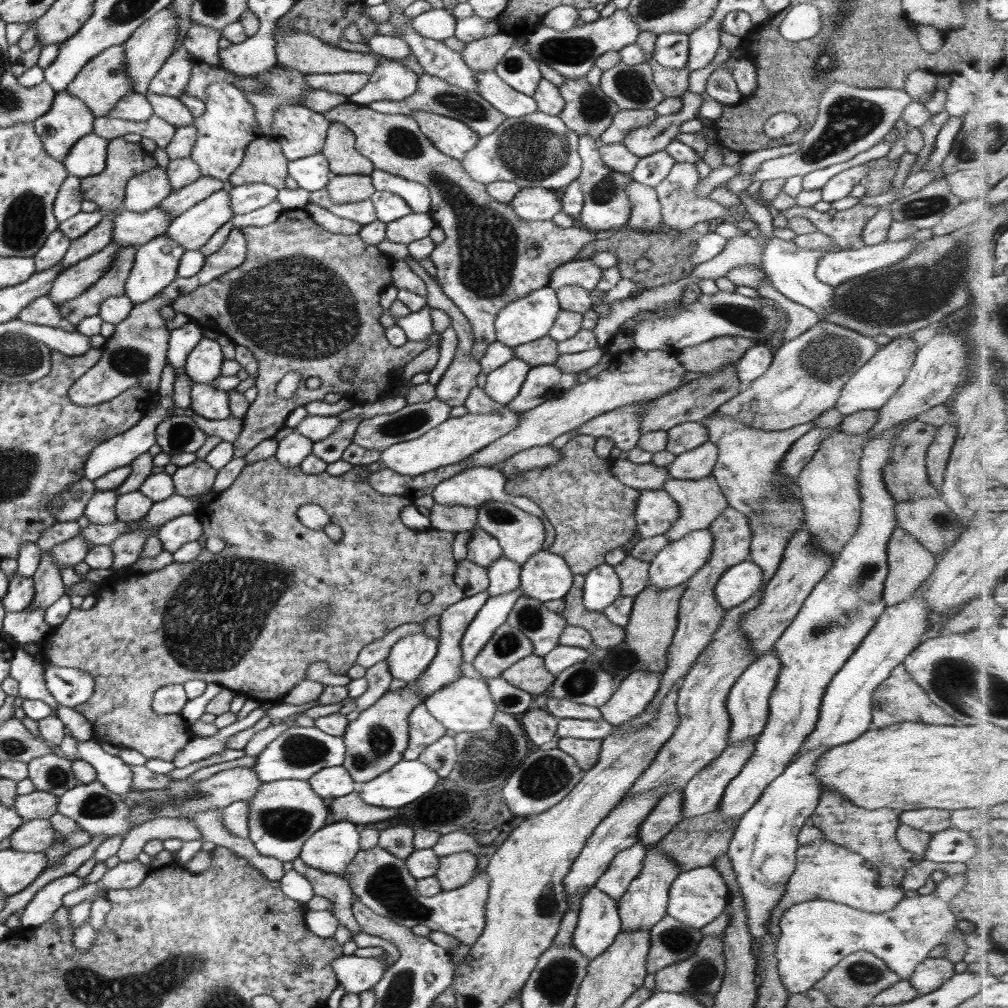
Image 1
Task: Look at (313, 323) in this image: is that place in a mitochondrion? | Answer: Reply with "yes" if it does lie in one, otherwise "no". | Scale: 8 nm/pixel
yes

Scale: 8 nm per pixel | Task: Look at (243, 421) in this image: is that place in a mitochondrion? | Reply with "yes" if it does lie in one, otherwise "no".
no

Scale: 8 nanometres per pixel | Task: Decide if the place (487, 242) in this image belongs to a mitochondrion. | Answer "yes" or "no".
yes

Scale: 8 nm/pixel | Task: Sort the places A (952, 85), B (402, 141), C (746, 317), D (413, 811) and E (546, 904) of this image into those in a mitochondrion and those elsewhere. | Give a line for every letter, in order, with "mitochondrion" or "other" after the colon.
A: other
B: mitochondrion
C: mitochondrion
D: other
E: mitochondrion

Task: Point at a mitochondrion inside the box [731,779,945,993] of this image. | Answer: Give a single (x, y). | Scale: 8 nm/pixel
(860, 973)

